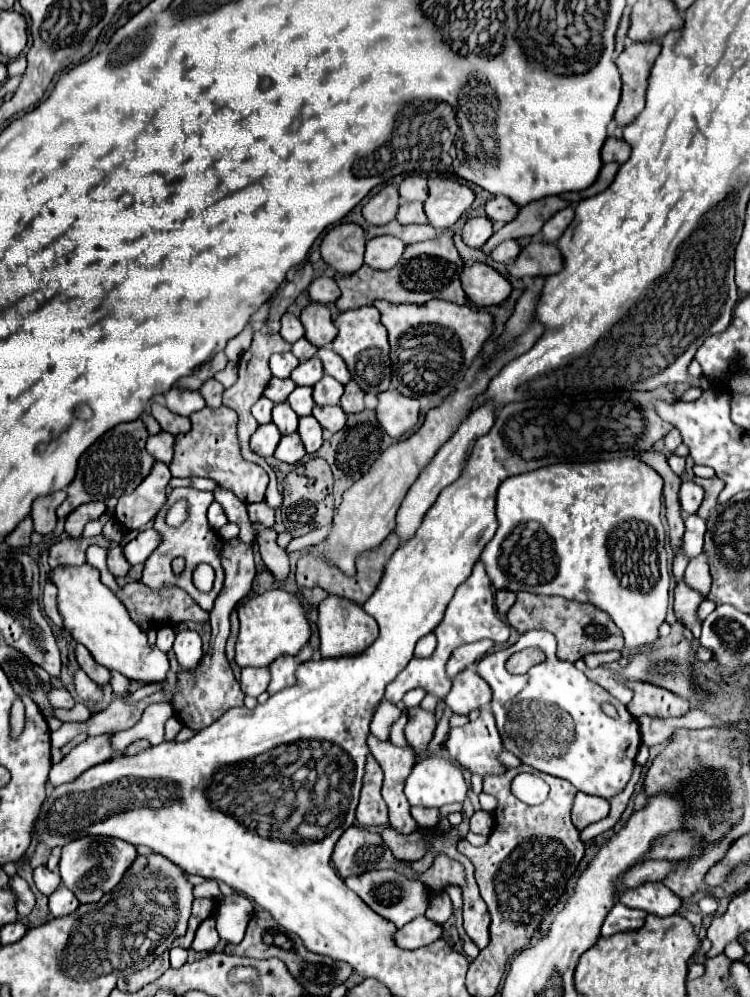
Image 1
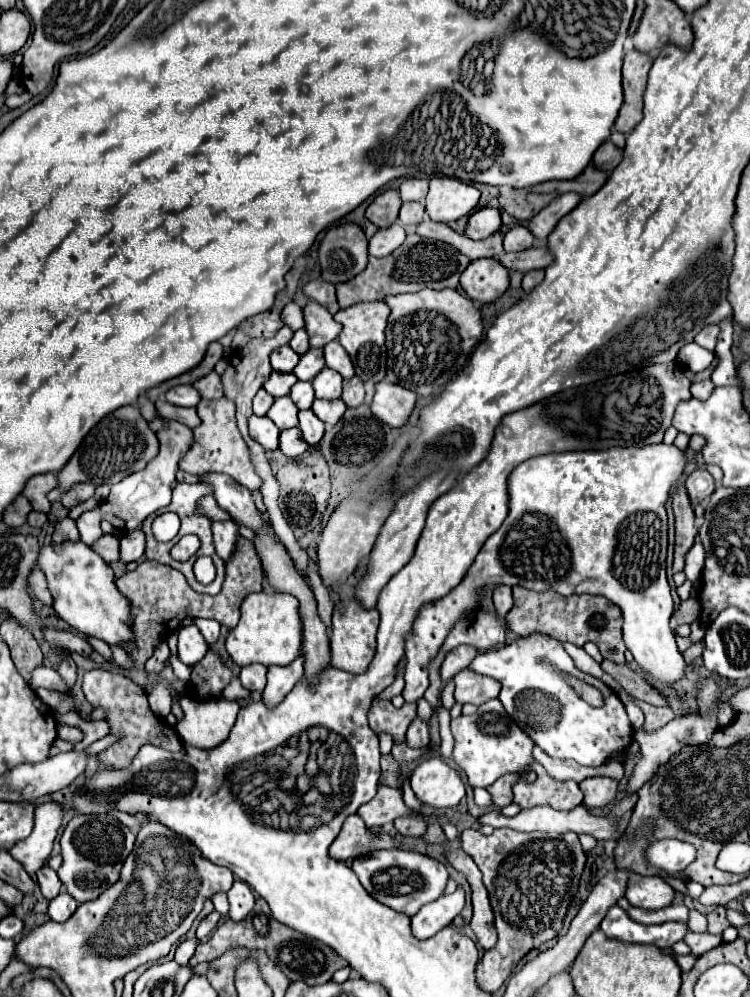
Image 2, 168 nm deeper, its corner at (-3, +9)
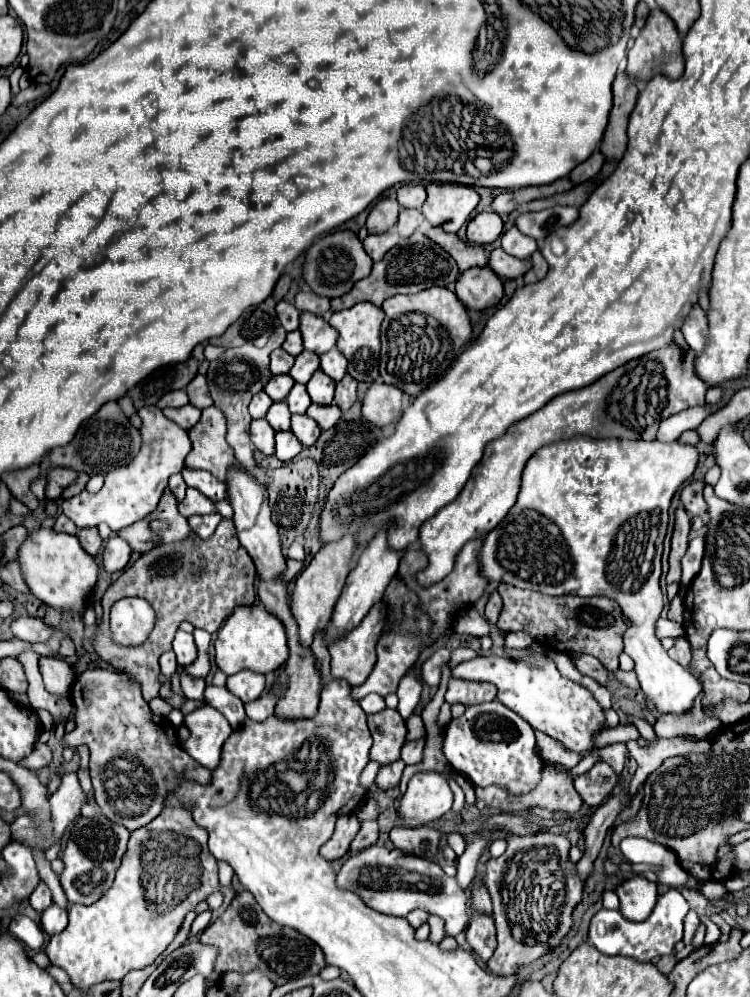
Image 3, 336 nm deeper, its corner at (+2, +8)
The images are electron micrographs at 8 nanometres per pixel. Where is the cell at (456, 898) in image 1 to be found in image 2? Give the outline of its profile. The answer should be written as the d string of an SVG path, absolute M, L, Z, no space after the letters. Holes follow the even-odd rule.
M378 850L370 856L358 856L352 870L372 898L406 916L414 916L420 906L440 898L448 882L448 870L442 862L410 850Z

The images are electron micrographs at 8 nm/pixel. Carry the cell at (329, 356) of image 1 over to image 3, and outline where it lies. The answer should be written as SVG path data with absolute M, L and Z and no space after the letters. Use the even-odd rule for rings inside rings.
M333 347L331 351L327 351L325 355L321 355L321 369L335 381L341 381L347 373L347 361L345 361L345 355Z

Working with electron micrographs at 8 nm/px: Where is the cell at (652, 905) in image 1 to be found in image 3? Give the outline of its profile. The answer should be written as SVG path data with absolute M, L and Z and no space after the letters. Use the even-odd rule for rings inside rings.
M633 877L615 889L621 901L621 915L629 921L645 921L657 905L657 883Z

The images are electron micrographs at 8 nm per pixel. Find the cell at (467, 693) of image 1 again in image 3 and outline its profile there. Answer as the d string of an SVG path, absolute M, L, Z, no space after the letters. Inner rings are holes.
M449 679L449 689L445 695L447 703L461 703L461 705L477 705L493 701L497 695L497 687L493 683L473 683L465 679Z

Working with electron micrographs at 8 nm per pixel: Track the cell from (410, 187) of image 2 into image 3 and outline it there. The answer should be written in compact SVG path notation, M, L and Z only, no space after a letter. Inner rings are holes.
M405 183L397 189L397 201L401 207L407 209L421 209L423 201L425 201L425 187L423 185L413 185L413 183Z

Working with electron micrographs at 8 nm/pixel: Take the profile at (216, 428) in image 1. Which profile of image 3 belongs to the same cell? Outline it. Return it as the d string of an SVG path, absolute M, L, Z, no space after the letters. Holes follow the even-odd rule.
M217 407L203 409L199 423L193 429L189 429L193 449L185 459L185 467L205 469L225 483L229 469L237 465L233 449L225 441L225 435L227 423L221 409Z

